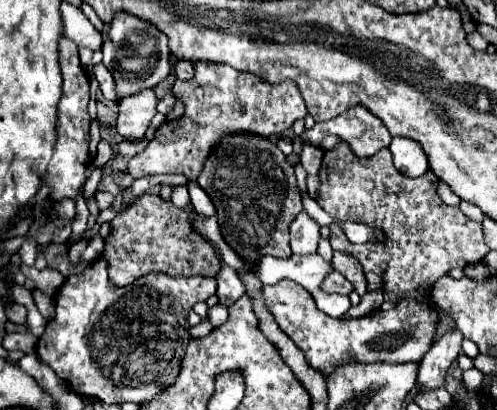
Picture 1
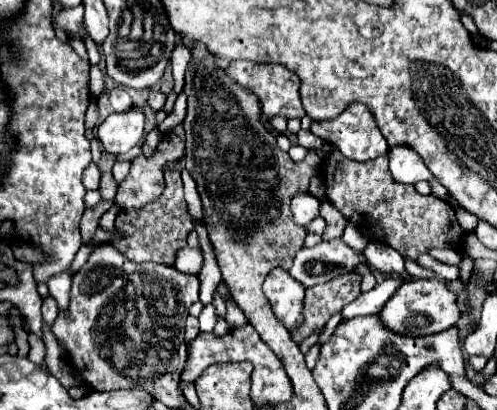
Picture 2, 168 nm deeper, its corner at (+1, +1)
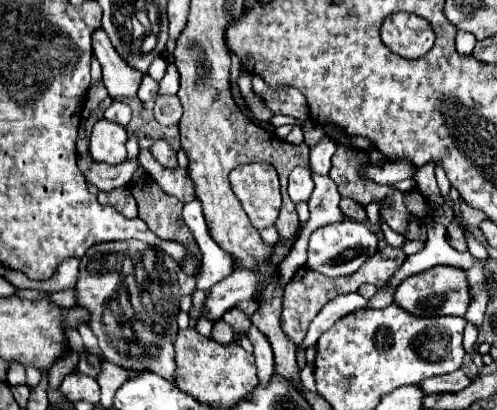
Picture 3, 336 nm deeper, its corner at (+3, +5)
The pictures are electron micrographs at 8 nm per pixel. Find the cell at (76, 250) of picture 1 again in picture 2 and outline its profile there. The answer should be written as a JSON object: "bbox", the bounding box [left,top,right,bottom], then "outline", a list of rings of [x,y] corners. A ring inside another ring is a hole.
{"bbox":[81,201,113,241],"outline":[[[101,201],[97,203],[95,207],[87,207],[85,213],[83,213],[83,219],[81,219],[81,235],[83,239],[87,241],[91,237],[91,227],[99,225],[99,219],[105,211],[109,211],[113,207],[113,201]]]}

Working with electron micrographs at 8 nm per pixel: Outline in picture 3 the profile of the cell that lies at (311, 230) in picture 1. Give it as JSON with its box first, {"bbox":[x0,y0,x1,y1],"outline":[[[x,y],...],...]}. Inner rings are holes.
{"bbox":[287,169,313,203],"outline":[[[293,169],[293,173],[289,175],[289,187],[287,193],[291,197],[291,201],[303,203],[309,201],[313,191],[313,179],[311,179],[311,171],[309,169]]]}

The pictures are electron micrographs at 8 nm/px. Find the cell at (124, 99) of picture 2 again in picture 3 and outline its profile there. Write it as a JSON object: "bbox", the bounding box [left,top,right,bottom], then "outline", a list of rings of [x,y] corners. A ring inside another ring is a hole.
{"bbox":[105,101,131,125],"outline":[[[113,101],[109,107],[107,107],[107,111],[105,111],[105,117],[109,119],[109,121],[117,121],[119,125],[127,125],[129,121],[131,121],[131,107],[127,105],[127,103],[123,103],[123,101]]]}

